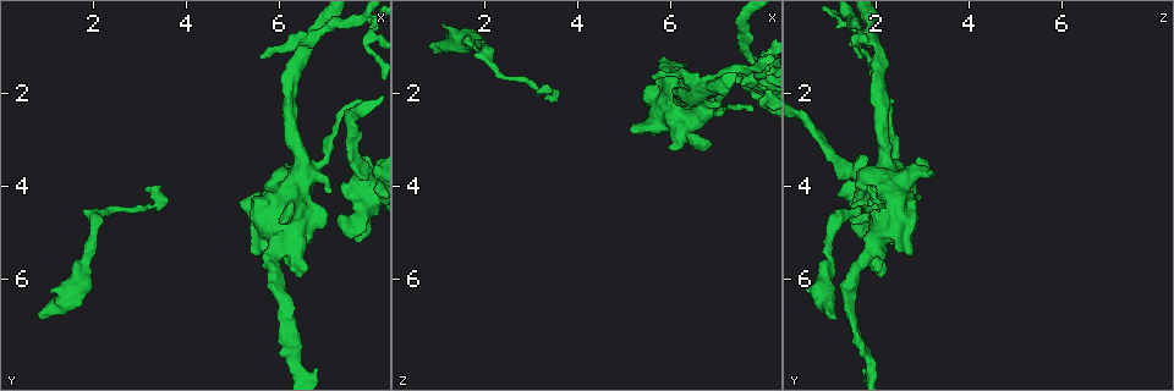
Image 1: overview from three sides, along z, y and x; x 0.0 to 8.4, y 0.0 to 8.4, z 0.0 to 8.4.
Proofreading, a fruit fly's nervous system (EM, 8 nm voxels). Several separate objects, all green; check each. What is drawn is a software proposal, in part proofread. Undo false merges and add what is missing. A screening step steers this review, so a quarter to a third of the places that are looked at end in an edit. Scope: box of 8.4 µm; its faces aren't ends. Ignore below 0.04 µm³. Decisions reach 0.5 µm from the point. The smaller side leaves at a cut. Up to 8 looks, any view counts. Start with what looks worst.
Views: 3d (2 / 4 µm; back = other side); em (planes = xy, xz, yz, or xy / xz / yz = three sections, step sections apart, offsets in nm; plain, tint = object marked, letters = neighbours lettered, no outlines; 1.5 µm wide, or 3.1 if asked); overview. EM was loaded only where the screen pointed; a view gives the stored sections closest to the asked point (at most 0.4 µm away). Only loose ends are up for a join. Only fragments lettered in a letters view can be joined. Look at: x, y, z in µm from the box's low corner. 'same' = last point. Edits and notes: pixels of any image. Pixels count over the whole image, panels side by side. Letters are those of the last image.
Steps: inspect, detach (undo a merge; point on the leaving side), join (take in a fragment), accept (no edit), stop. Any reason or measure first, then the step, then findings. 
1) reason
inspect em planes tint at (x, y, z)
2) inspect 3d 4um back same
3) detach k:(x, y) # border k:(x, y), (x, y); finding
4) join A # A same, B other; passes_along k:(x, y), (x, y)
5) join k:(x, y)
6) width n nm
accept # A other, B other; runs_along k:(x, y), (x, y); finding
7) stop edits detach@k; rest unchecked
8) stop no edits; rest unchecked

inspect 3d 4um back at (0.95, 6.90, 1.15)

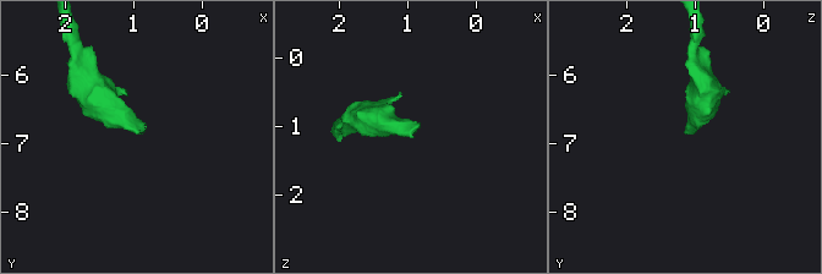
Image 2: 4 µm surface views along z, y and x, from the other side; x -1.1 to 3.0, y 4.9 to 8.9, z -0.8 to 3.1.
inspect em planes letters at (0.90, 6.85, 1.15)

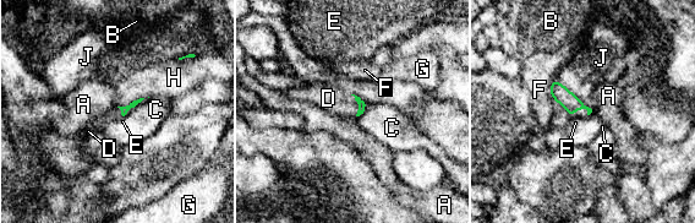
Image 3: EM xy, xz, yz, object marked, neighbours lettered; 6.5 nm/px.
longest_contact C 100 nm
join D # A other, B other, C other, D same, E other, F other, G other, H other, J other; passes_along 3:(362, 104), (354, 96), (328, 98); the cell continues

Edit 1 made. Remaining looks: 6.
an open end
inspect 3d 4um at (3.15, 4.00, 2.00)

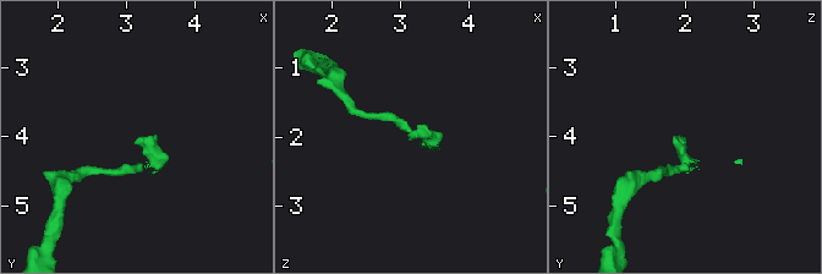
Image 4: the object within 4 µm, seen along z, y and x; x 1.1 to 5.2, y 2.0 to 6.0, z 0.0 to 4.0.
now the EM
inspect em planes letters at (3.15, 4.10, 2.00)

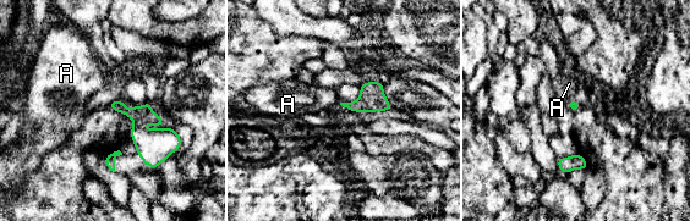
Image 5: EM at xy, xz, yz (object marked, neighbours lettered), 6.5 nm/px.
width 70 nm; longest_contact A 40 nm
accept # A other; no lettered fragment goes on from it

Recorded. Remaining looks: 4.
thick end
inspect 3d 4um at (5.75, 3.90, 1.65)

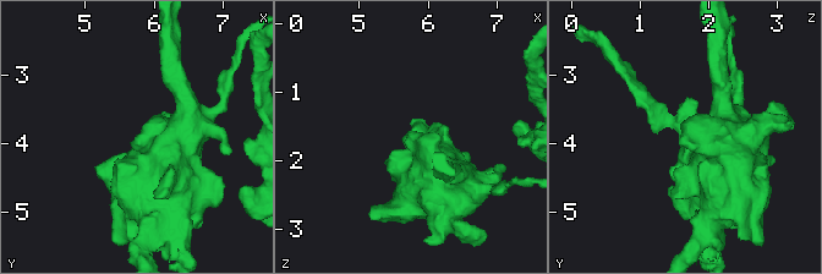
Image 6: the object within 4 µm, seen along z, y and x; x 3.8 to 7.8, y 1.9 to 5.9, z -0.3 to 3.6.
shape alone is not enough
inspect em planes letters at (5.75, 3.90, 1.65)

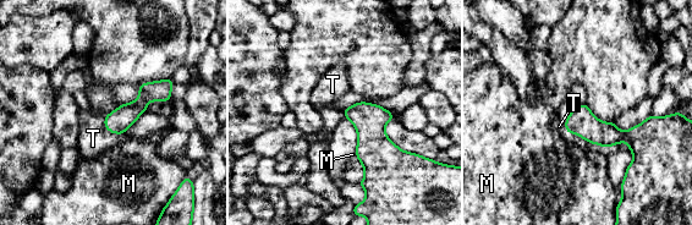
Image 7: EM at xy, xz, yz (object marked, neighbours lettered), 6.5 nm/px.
accept # M other, T other; border 7:(104, 115), (104, 126), (124, 135); none of them fits

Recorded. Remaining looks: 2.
stop edits join@3; rest unchecked

